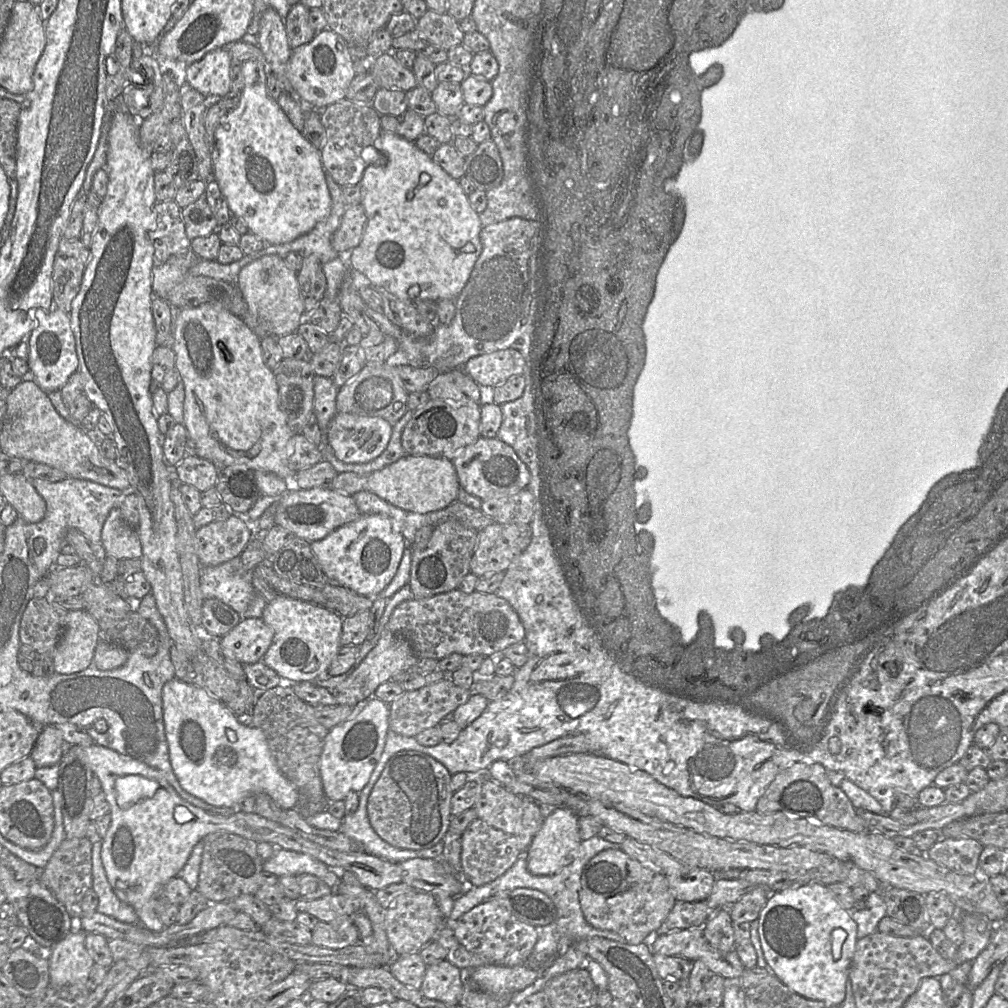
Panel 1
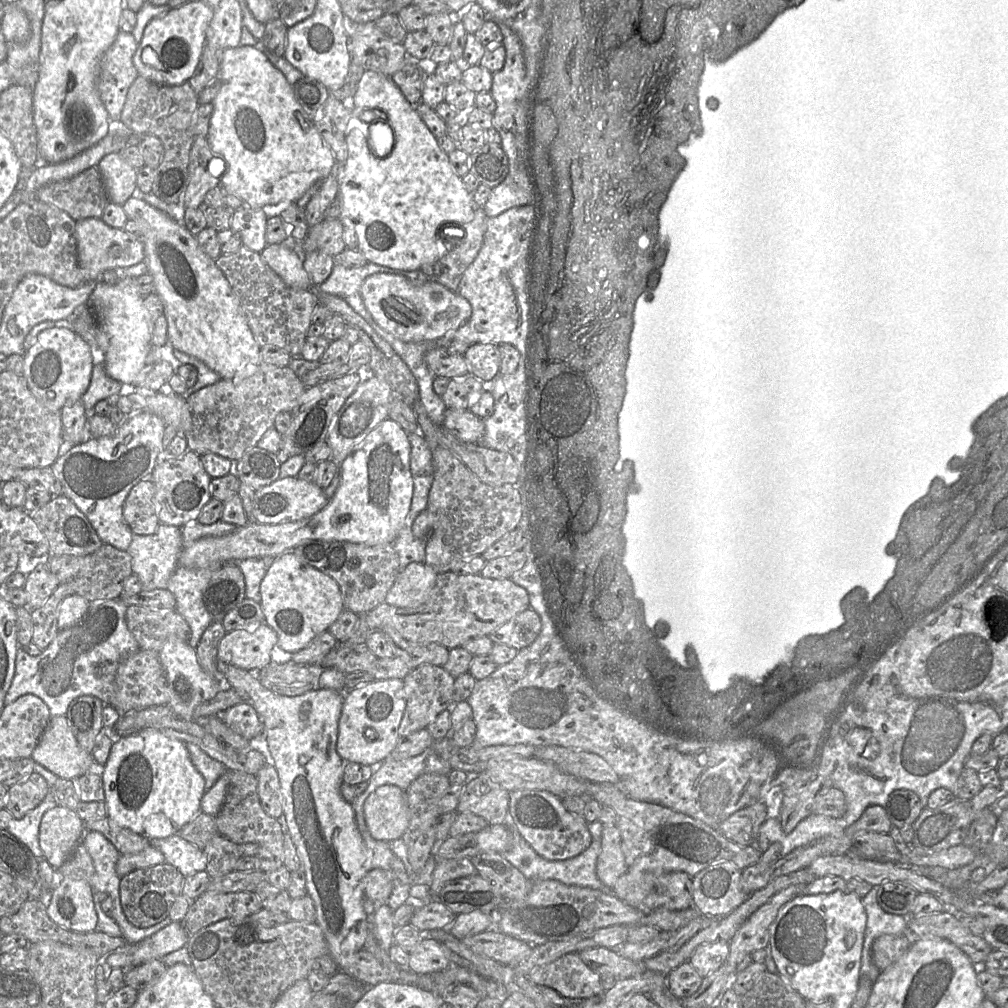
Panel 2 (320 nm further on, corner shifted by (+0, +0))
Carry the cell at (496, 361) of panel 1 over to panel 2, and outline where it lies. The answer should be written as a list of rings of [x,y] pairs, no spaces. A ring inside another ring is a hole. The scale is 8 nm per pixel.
[[[474,343],[463,354],[467,370],[479,381],[495,379],[499,375],[500,352],[498,345]]]

